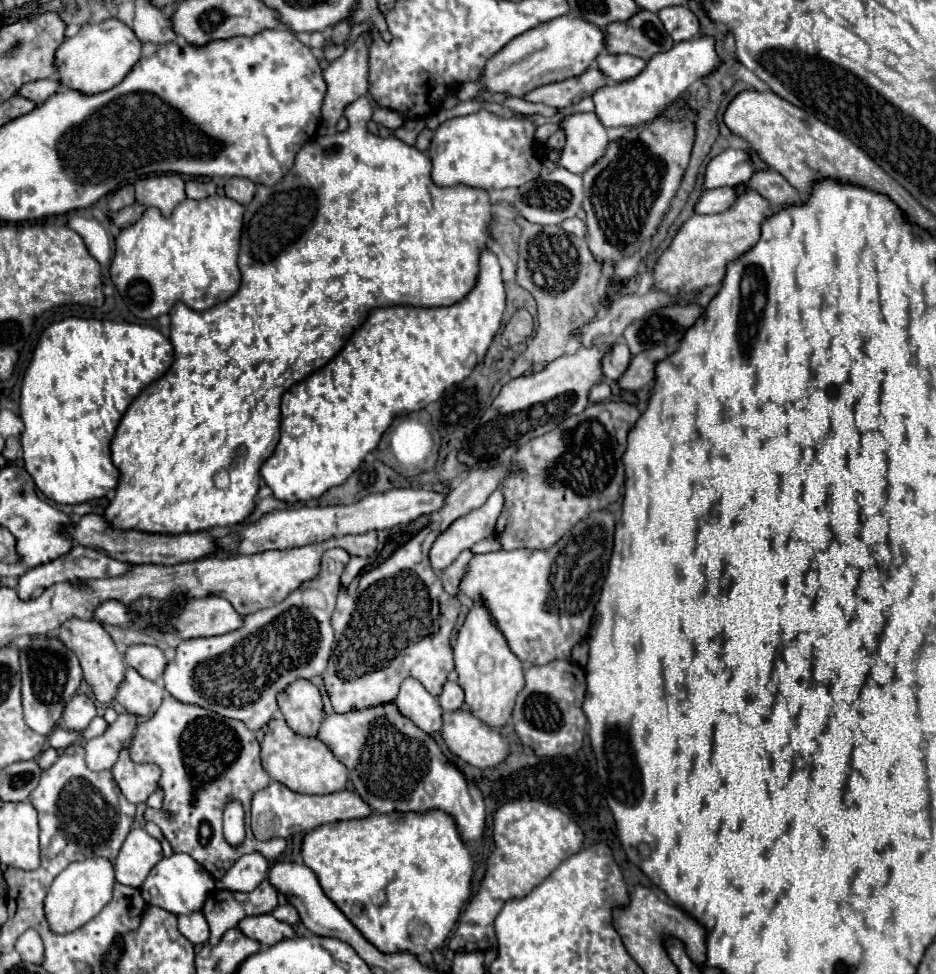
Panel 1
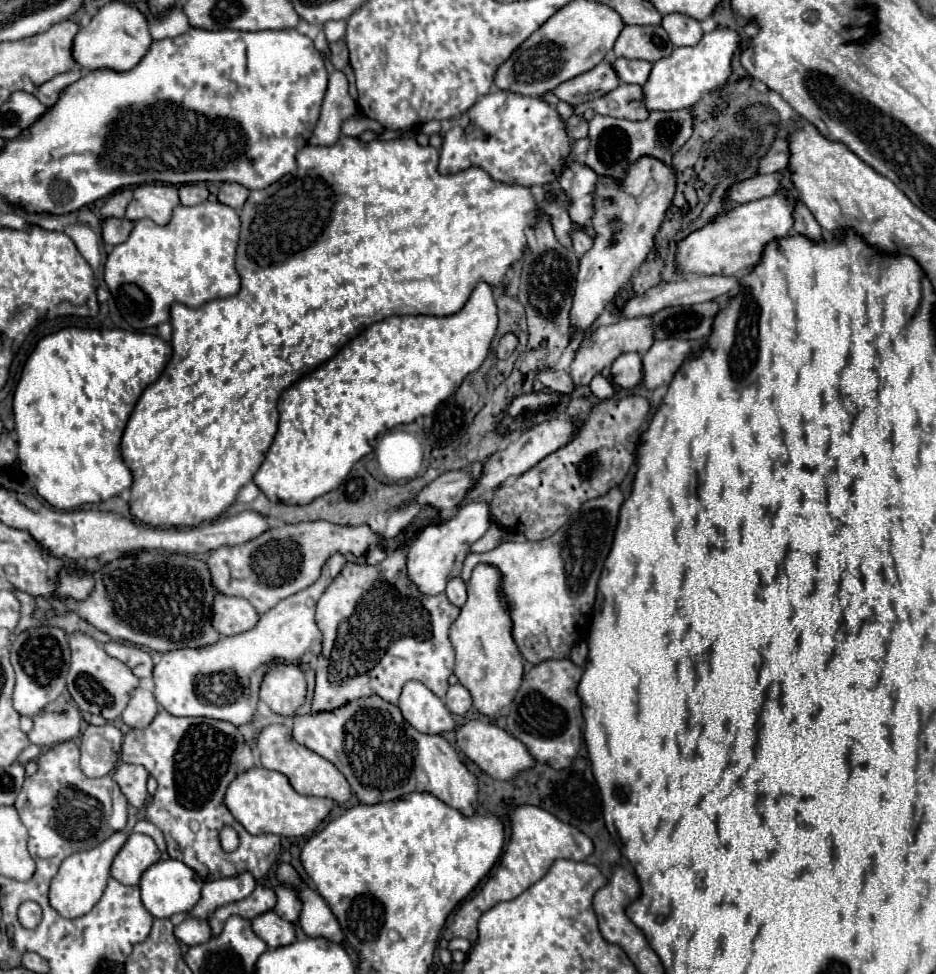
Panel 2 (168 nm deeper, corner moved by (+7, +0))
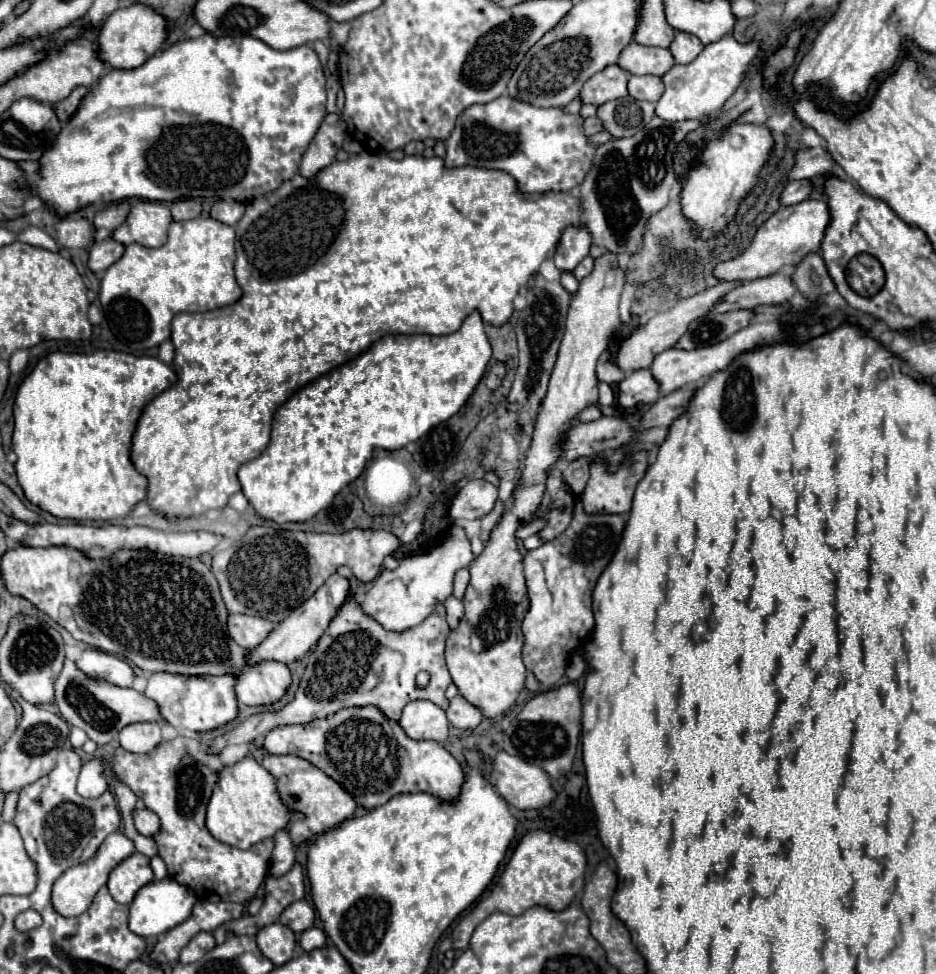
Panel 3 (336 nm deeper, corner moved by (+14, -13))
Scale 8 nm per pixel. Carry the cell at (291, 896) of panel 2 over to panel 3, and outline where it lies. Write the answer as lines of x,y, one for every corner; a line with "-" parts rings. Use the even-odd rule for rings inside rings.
298,900
298,902
292,902
280,914
278,922
288,926
294,934
300,934
300,932
304,932
306,928
310,928
314,924
314,910
306,900

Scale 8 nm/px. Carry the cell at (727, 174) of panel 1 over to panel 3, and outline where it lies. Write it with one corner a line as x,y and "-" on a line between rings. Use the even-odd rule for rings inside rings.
824,140
824,146
801,149
794,154
794,166
786,174
786,180
788,182
790,180
808,180
808,178
830,172
830,168
832,168
832,162
826,154
826,141

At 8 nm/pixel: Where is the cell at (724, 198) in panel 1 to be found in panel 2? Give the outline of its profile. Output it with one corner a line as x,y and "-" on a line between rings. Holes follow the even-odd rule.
771,173
771,175
759,175
755,179
749,179
745,183
739,183
735,187
729,189
727,197
733,203
749,203
755,199
763,199
763,197
771,197
775,193
781,191
781,173

